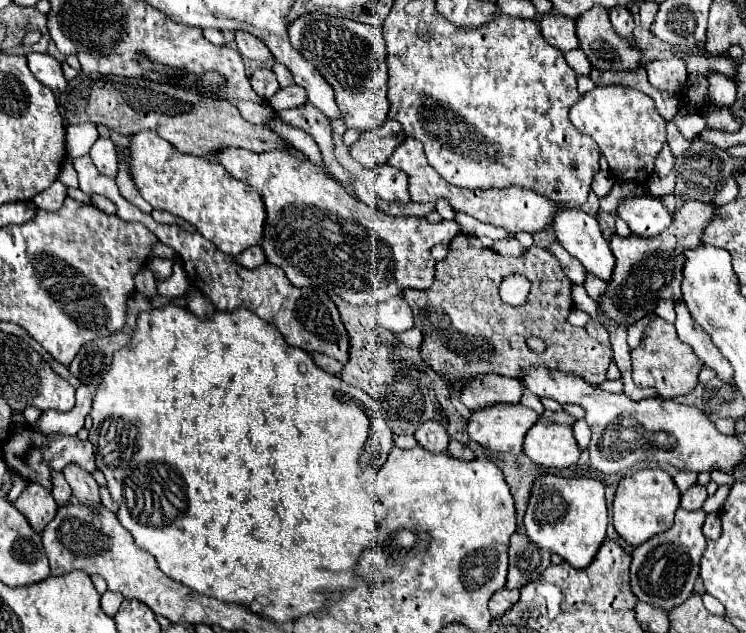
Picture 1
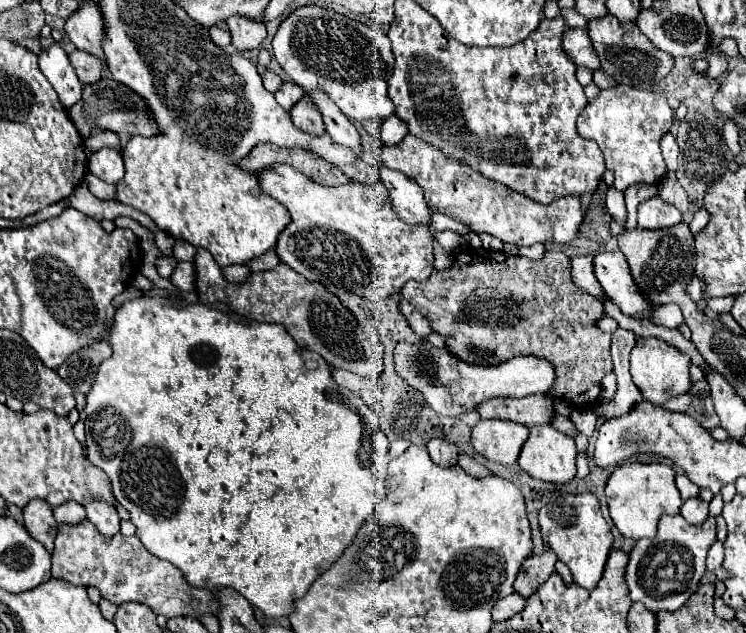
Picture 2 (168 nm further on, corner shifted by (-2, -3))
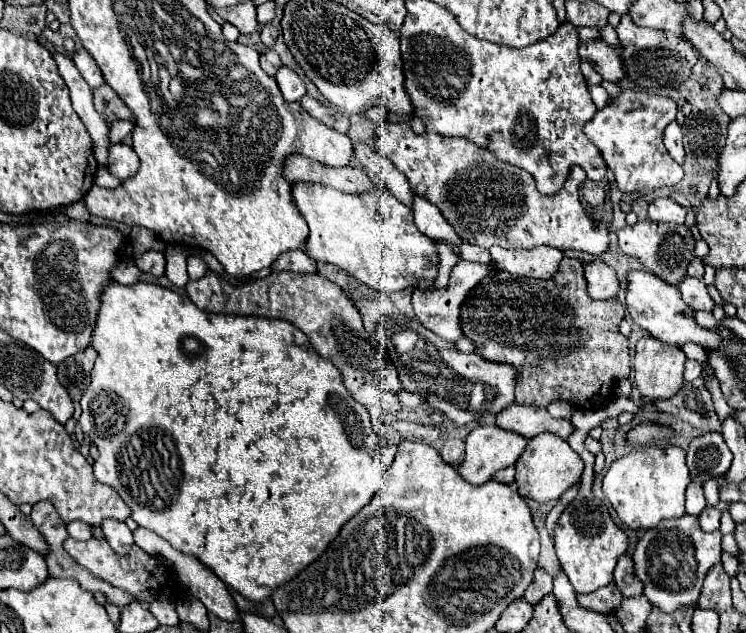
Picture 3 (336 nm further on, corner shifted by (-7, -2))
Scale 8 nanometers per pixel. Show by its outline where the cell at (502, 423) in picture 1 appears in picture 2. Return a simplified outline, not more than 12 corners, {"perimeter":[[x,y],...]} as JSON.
{"perimeter":[[480,421],[472,447],[482,457],[512,465],[528,429],[510,421]]}

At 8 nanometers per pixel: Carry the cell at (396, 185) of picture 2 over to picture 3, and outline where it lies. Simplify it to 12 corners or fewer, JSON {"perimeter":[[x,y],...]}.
{"perimeter":[[413,194],[419,232],[455,246],[461,238],[427,198]]}

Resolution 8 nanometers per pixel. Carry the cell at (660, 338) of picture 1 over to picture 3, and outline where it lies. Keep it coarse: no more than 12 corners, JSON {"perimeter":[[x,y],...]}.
{"perimeter":[[643,336],[635,348],[635,386],[647,400],[683,388],[685,352]]}

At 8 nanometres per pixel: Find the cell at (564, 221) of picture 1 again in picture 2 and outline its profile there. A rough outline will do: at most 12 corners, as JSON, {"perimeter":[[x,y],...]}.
{"perimeter":[[622,251],[596,253],[594,271],[622,313],[652,319]]}

